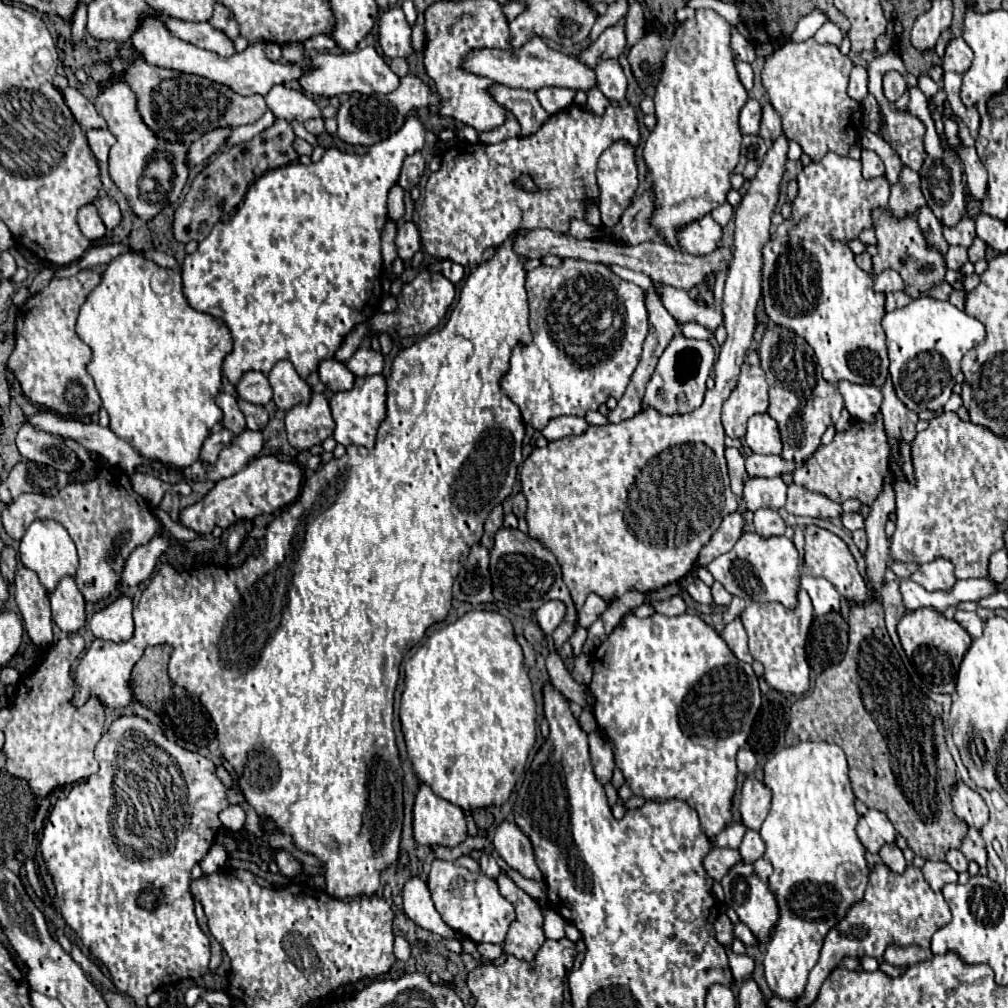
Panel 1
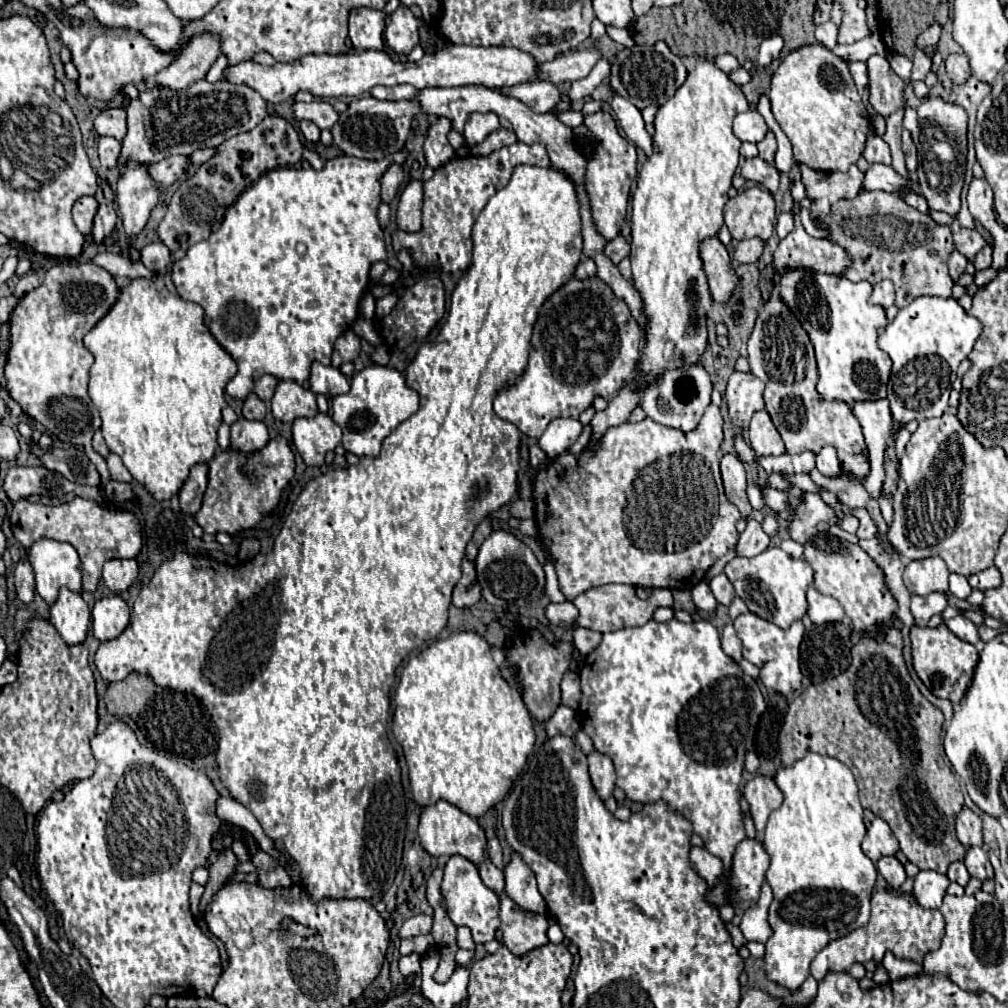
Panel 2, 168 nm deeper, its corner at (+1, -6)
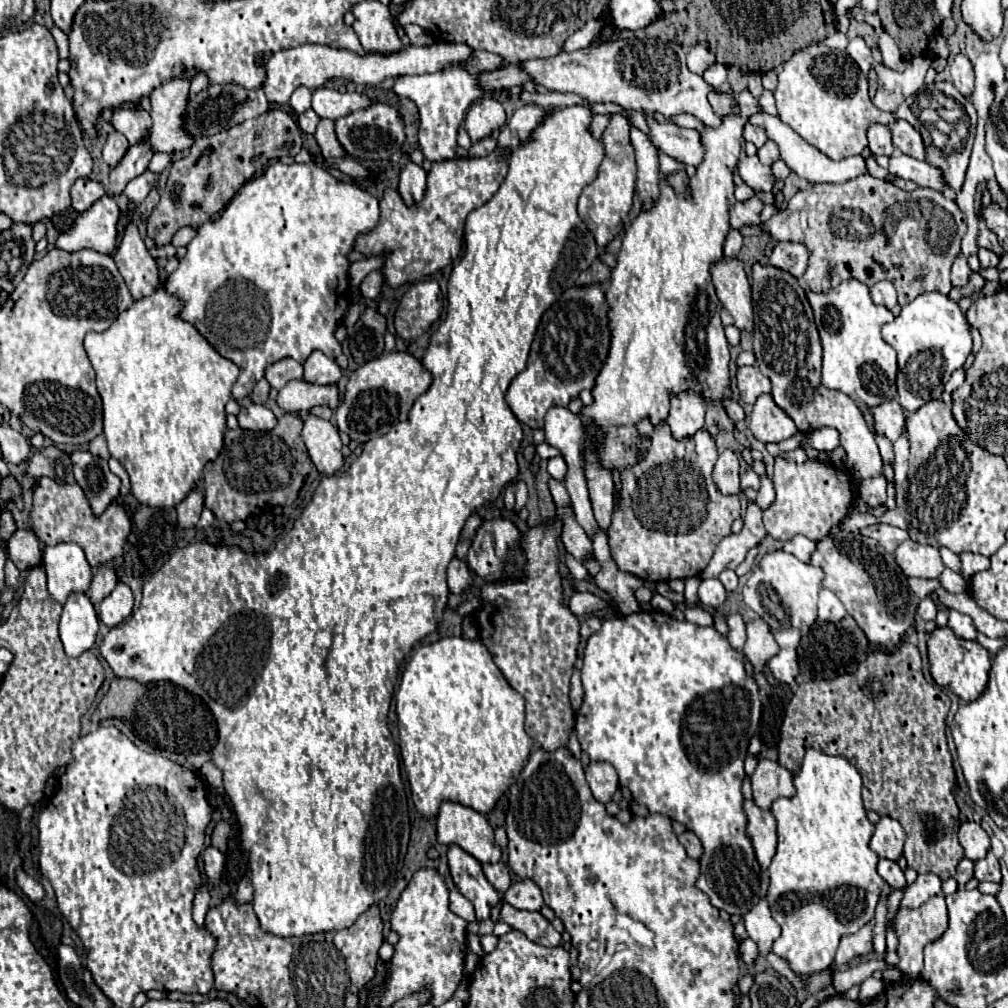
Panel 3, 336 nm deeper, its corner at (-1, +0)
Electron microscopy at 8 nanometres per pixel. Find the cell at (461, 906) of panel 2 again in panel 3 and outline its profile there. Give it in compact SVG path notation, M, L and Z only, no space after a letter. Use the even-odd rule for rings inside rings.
M450 846L448 866L460 894L474 904L476 920L488 920L490 910L500 902L500 896L486 880L480 862L468 852L464 852L460 846Z

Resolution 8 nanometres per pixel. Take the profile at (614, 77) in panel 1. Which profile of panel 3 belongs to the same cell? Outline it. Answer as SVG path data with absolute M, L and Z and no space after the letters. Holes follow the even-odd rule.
M646 114L646 122L650 126L650 140L656 148L664 150L668 156L676 158L682 164L692 164L700 166L704 158L704 144L700 140L698 130L690 128L680 128L672 122L668 124L658 124L652 114Z

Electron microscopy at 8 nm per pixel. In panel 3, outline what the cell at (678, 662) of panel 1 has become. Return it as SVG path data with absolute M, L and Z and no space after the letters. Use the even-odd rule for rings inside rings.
M650 610L650 612L634 612L614 620L604 620L602 628L598 632L594 632L588 638L588 646L584 652L584 666L582 666L582 686L584 686L584 700L580 710L576 712L576 736L580 740L582 750L590 756L592 762L600 760L600 762L610 762L616 772L618 772L618 782L620 786L626 786L634 800L642 806L646 806L650 810L650 814L662 814L668 816L672 820L678 820L680 824L684 824L688 830L692 830L700 842L702 842L702 858L700 858L700 878L696 880L696 886L708 894L710 902L718 908L728 912L730 916L744 916L746 912L750 912L764 896L768 890L768 882L760 880L762 868L756 862L756 854L752 848L752 842L748 840L746 834L746 814L742 810L742 802L744 796L740 792L742 786L742 778L746 776L744 772L744 758L746 758L746 750L748 750L748 742L750 738L756 734L758 730L758 722L760 722L760 696L758 696L758 686L752 680L752 676L746 674L744 670L744 662L742 662L742 652L736 652L728 640L724 636L720 636L714 626L702 628L690 622L678 622L676 618L658 612L658 610Z

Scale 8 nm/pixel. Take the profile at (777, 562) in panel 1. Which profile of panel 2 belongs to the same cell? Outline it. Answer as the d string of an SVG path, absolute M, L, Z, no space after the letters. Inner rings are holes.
M778 546L764 550L754 558L736 556L724 566L724 574L750 612L772 620L780 628L788 628L794 620L806 614L806 588L812 584L812 568L806 560L796 560Z

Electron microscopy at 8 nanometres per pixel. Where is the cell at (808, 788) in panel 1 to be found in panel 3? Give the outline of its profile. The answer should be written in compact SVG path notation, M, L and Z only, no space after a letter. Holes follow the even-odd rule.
M810 748L804 756L802 768L798 774L794 774L794 786L794 798L778 798L772 804L772 814L778 820L778 848L768 868L768 906L772 918L782 928L782 934L774 942L772 950L774 954L786 958L792 970L800 974L812 974L832 966L834 952L844 934L854 934L864 924L874 920L874 910L884 880L876 872L878 856L868 848L874 824L866 818L866 810L862 806L862 778L858 770L842 756L828 756Z

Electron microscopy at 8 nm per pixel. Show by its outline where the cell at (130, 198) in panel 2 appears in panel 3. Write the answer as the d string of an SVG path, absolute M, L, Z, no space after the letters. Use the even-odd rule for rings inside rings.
M130 224L126 228L120 248L114 256L114 262L116 262L124 282L128 284L128 290L134 300L152 296L152 292L156 292L156 288L162 286L158 264L148 254L144 240L140 238L138 228L134 224Z

